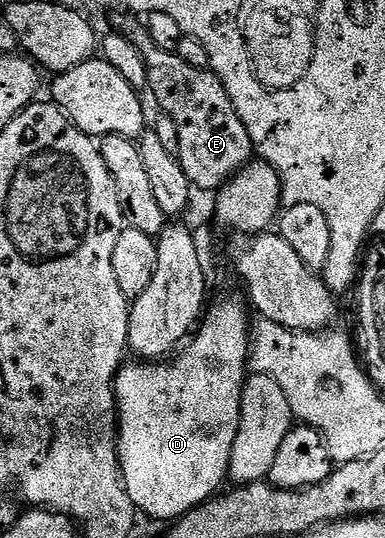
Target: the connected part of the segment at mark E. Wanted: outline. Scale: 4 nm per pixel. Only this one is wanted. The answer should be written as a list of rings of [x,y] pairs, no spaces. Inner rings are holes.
[[[125,17],[119,27],[120,34],[132,41],[135,49],[143,53],[143,61],[149,70],[148,90],[153,91],[160,110],[175,121],[179,129],[179,149],[176,156],[187,173],[187,181],[198,192],[216,193],[254,158],[255,148],[247,125],[239,117],[237,106],[227,93],[221,76],[211,69],[198,69],[187,65],[176,51],[159,49],[151,41],[149,30],[137,17]]]

